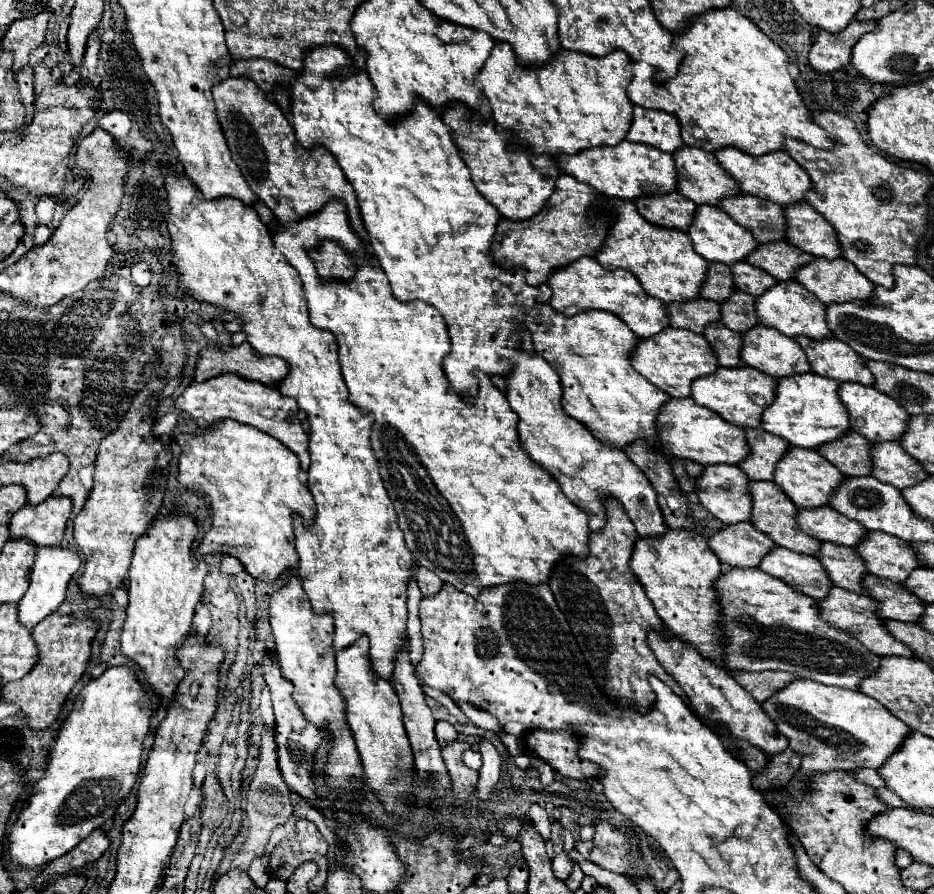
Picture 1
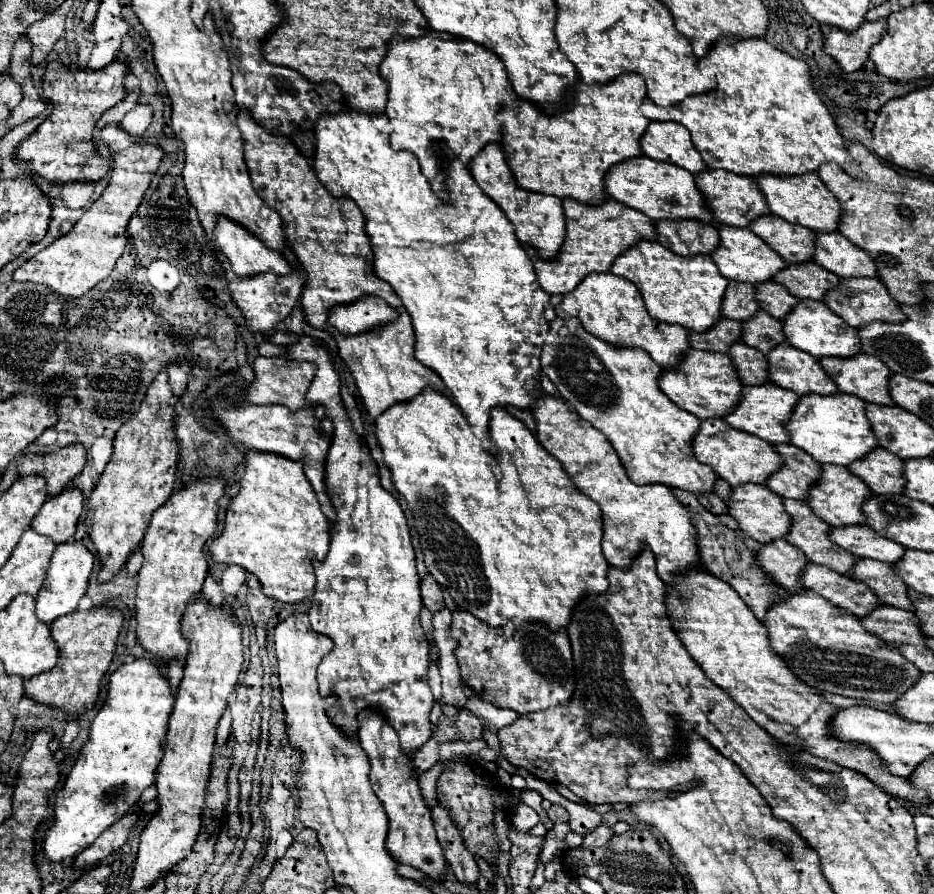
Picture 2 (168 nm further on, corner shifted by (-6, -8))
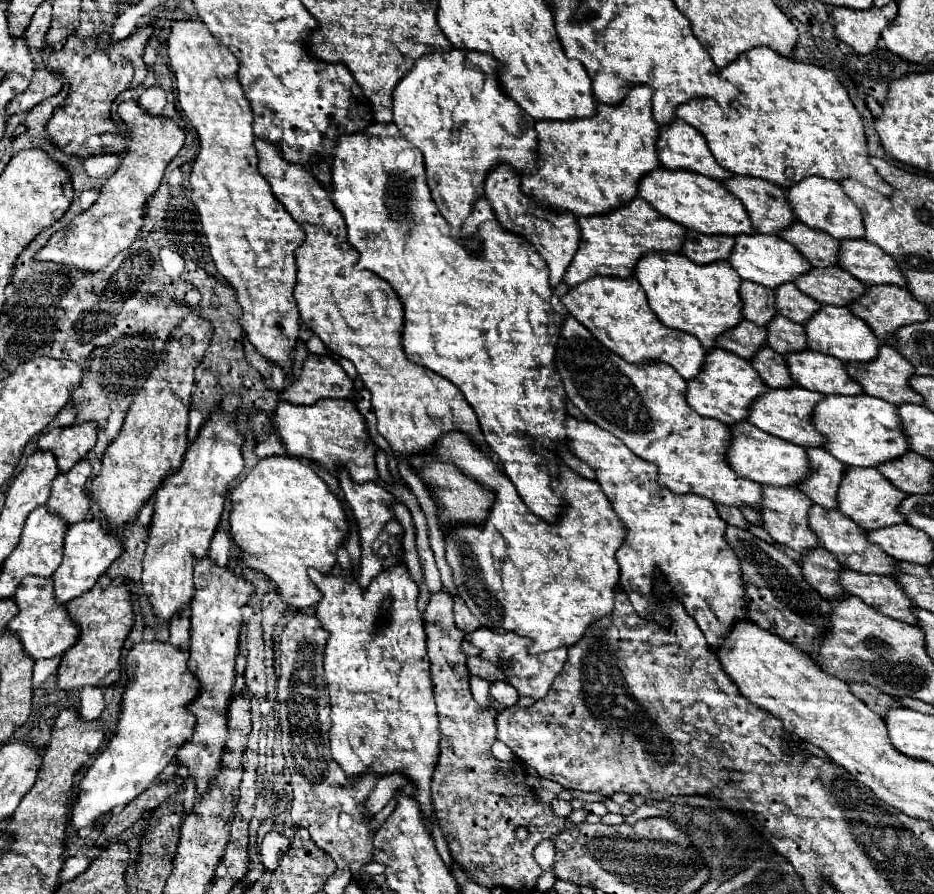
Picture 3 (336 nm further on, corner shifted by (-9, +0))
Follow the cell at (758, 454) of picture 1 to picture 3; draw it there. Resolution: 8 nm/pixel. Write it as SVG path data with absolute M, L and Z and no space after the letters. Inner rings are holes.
M807 448L805 452L811 462L811 472L803 482L797 484L797 488L805 492L815 504L837 508L837 486L845 466L823 448Z

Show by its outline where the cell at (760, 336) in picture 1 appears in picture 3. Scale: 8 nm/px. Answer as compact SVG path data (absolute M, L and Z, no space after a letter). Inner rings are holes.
M813 350L785 354L789 374L795 384L821 394L861 394L861 386L851 380L839 358L825 356Z

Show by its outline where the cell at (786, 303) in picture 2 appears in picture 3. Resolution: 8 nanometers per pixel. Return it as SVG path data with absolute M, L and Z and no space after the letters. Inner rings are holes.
M785 282L783 286L775 288L775 302L777 302L779 314L783 314L789 320L799 322L799 324L803 324L813 312L817 312L821 308L819 302L801 294L801 290L797 290L793 282Z

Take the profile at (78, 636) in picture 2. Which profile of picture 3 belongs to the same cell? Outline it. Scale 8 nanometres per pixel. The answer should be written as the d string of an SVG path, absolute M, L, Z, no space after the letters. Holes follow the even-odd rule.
M95 586L93 590L89 590L89 594L83 594L81 598L69 602L67 614L79 628L79 640L61 656L61 664L57 668L57 686L61 690L73 690L85 686L107 688L115 684L121 676L121 648L135 618L127 586Z

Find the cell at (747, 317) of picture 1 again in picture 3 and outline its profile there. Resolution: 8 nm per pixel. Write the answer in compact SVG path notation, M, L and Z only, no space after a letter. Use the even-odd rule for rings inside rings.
M777 314L767 326L767 346L779 354L803 350L803 348L807 348L805 328L801 324L791 322L789 318Z

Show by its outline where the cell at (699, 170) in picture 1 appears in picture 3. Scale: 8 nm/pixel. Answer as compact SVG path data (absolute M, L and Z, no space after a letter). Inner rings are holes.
M739 174L721 180L721 184L743 202L757 232L777 234L779 230L795 222L795 214L789 208L785 190L781 186L773 186L771 182L765 182L761 178L749 178Z

